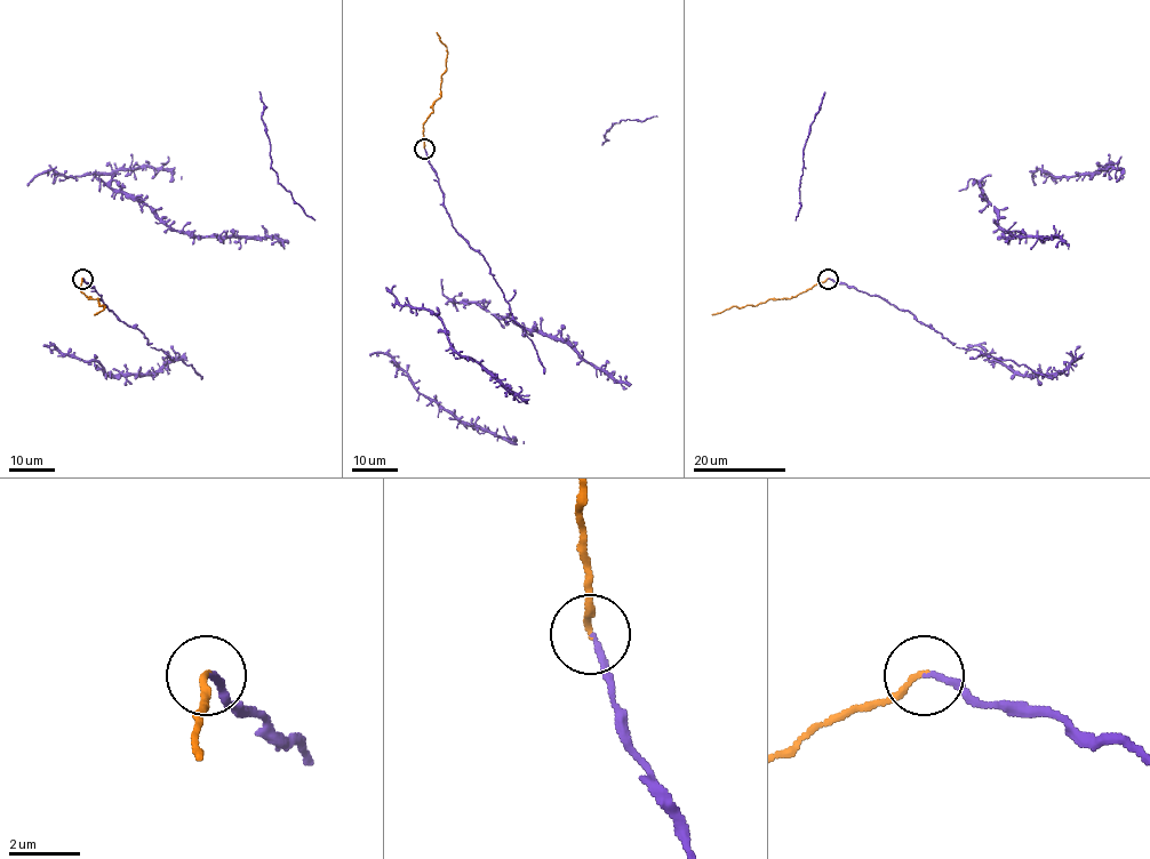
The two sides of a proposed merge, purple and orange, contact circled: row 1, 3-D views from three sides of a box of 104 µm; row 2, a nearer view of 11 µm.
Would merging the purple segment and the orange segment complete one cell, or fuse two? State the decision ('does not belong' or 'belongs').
belongs

